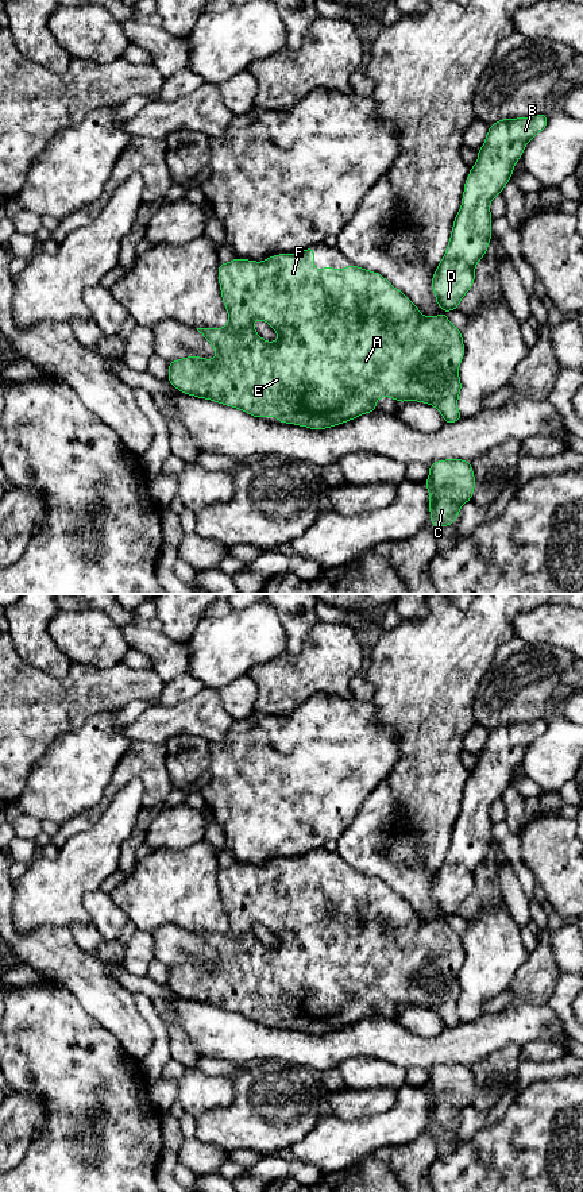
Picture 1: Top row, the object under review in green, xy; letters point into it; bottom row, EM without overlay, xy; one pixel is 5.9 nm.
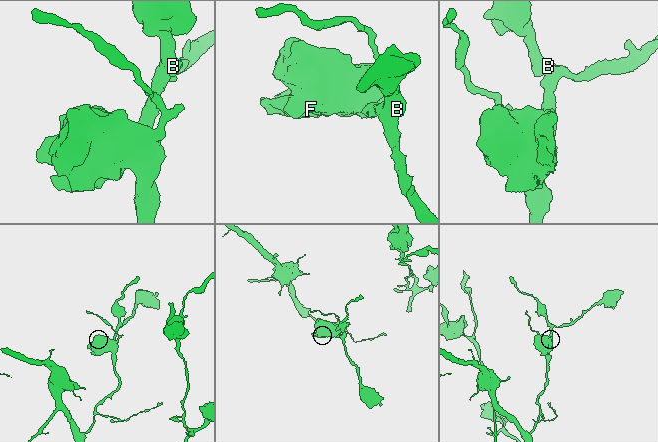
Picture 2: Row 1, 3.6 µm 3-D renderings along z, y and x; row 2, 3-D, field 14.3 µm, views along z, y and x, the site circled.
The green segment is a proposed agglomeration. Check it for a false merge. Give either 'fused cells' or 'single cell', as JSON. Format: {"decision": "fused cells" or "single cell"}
{"decision": "single cell"}

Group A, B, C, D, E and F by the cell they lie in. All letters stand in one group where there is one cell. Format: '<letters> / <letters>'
A B C D E F

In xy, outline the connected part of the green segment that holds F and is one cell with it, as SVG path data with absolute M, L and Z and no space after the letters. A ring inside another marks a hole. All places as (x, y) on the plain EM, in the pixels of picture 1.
M312 850L297 859L273 860L263 867L236 863L220 868L217 880L228 929L224 933L197 933L216 954L215 964L186 961L169 967L167 985L177 995L240 1014L256 1023L274 1019L278 1027L316 1035L377 1017L375 1007L381 1002L433 1010L445 1029L463 1023L457 1014L462 995L459 971L464 961L462 936L444 919L421 919L418 911L381 879L355 869L343 875L325 871L317 876ZM255 925L266 926L279 944L262 944L254 933Z

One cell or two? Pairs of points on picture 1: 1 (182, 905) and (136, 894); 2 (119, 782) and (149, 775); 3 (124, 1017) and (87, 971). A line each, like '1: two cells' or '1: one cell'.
1: one cell
2: one cell
3: one cell

